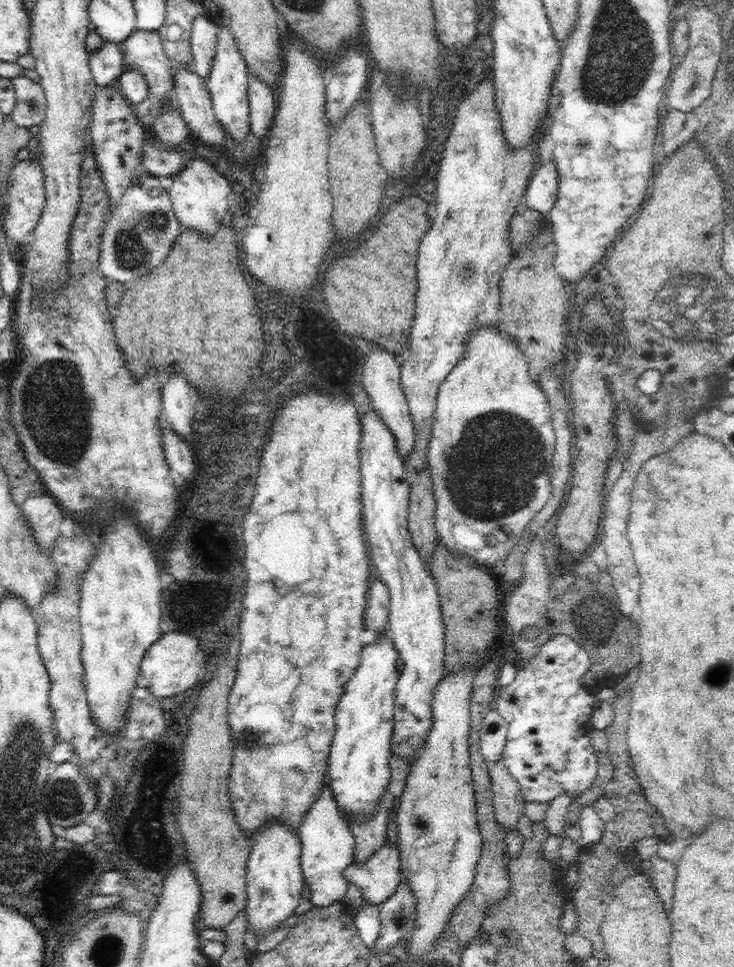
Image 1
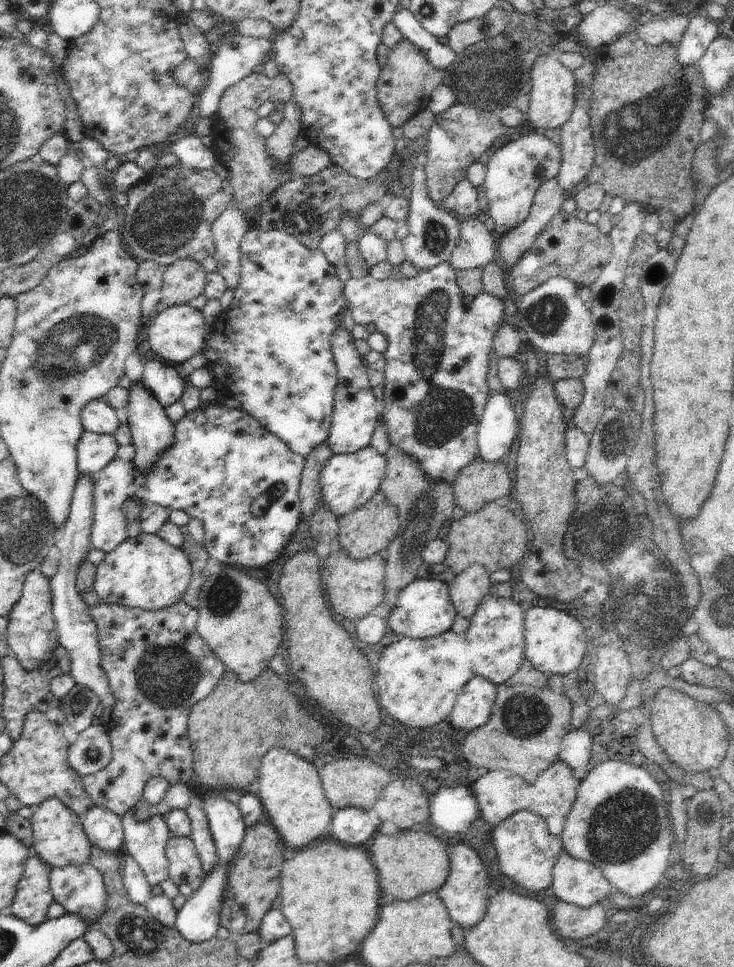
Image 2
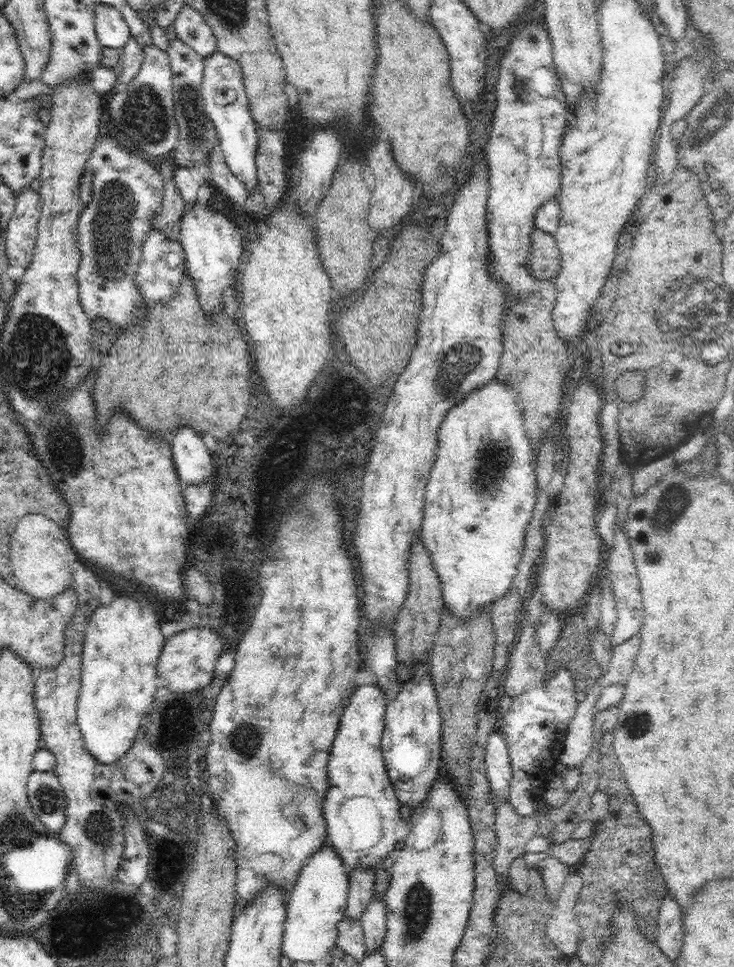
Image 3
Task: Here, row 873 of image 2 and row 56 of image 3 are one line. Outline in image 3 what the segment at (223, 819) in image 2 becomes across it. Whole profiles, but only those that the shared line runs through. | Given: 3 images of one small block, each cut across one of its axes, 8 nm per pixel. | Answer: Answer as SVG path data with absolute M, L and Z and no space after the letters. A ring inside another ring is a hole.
M218 50L212 52L205 61L201 82L201 96L205 112L218 132L219 146L226 165L242 181L248 194L254 193L254 189L259 186L255 164L259 144L258 125L251 116L240 63Z

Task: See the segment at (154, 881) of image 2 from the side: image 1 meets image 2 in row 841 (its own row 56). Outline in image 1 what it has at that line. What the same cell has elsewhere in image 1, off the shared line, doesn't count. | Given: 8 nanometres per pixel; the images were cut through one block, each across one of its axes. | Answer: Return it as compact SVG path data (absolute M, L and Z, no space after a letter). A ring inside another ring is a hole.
M134 29L120 45L127 67L138 69L149 87L149 95L160 106L173 102L176 68L164 52L159 31Z

